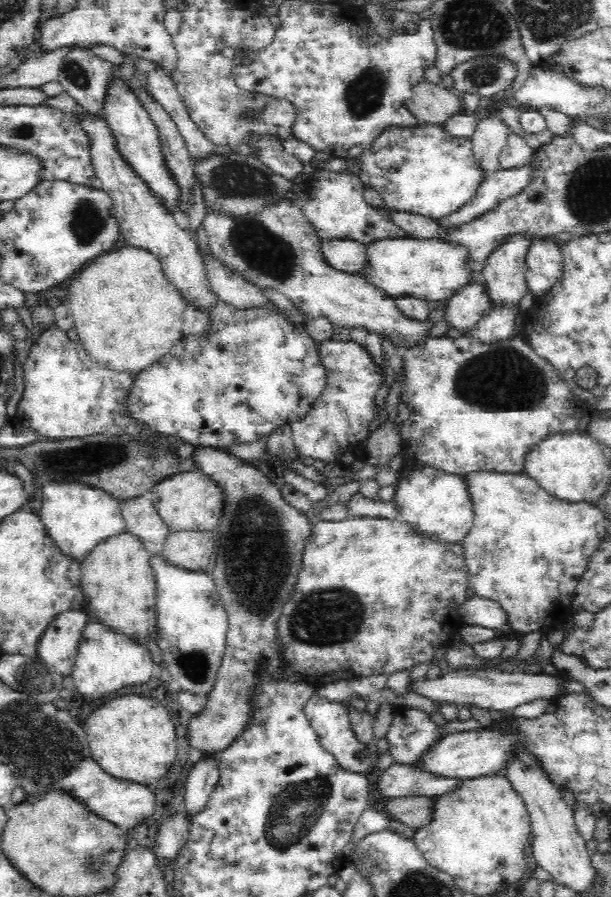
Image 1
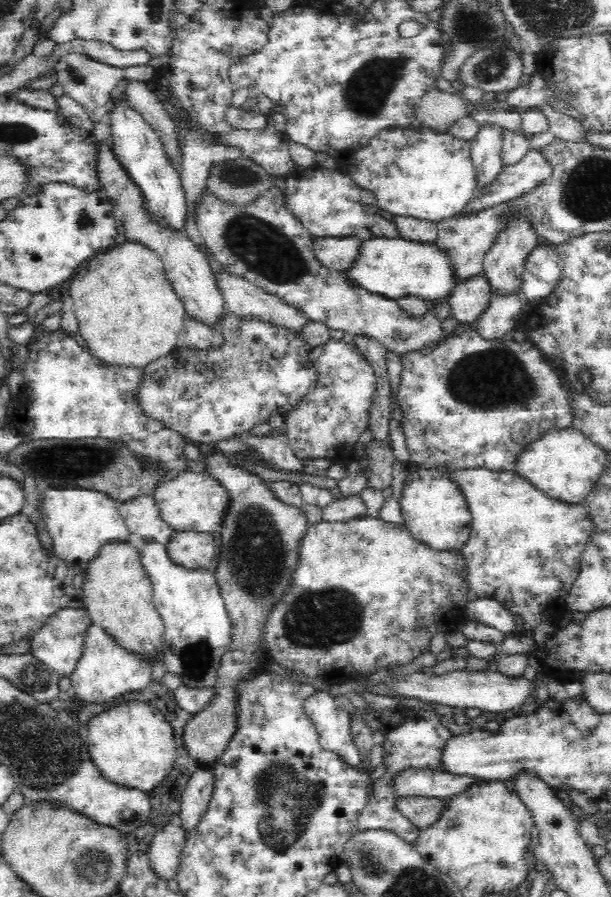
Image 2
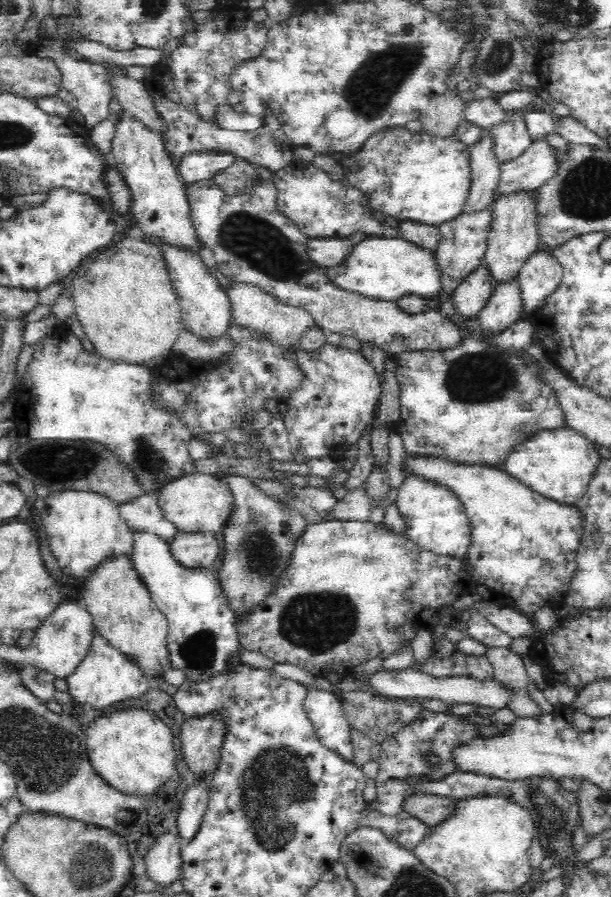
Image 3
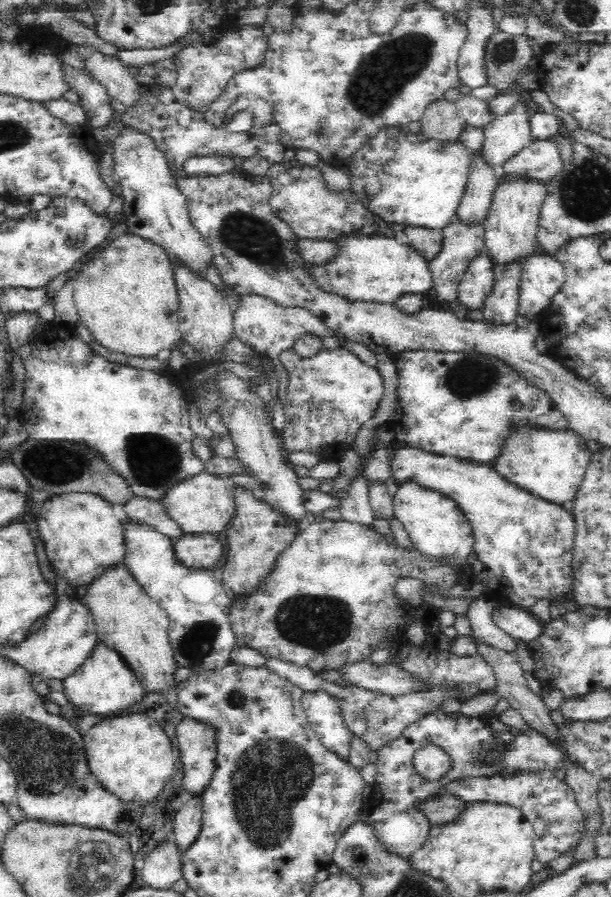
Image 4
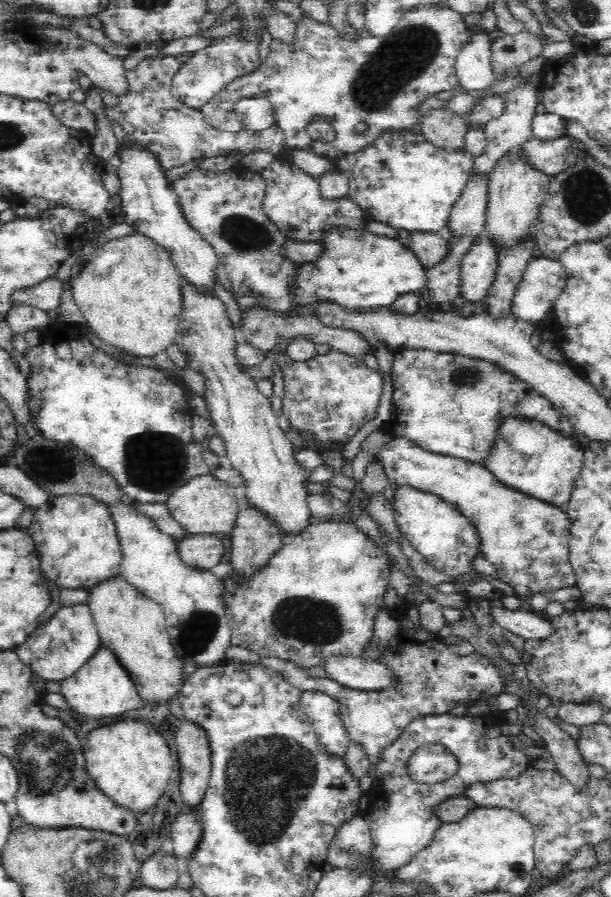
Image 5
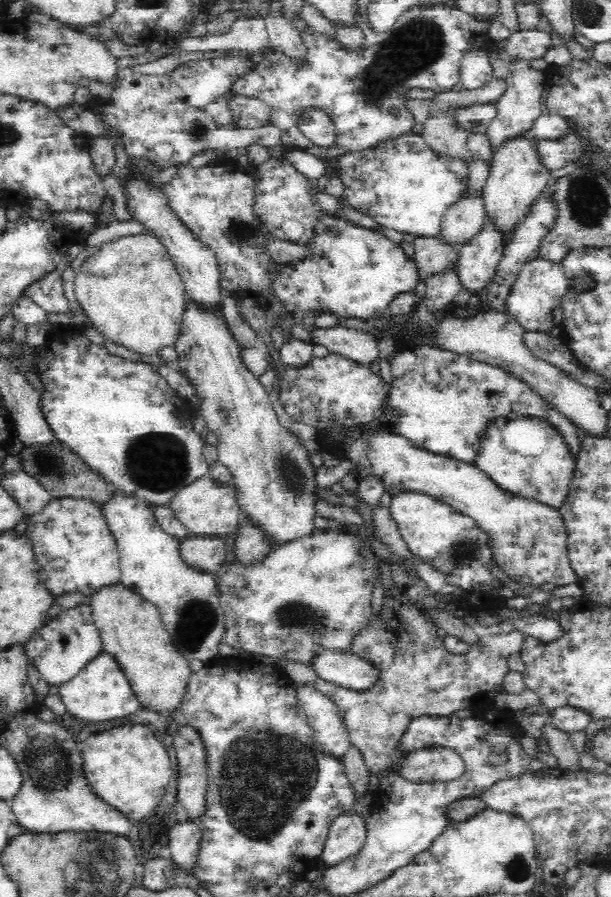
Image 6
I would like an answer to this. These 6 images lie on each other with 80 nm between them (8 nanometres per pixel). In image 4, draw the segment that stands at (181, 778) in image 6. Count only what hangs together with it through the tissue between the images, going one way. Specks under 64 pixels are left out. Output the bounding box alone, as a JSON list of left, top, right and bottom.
[176,718,215,798]

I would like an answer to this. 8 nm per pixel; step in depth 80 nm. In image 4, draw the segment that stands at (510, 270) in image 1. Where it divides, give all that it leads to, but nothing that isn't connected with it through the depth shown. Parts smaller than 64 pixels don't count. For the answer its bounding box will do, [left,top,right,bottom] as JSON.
[483,173,547,266]

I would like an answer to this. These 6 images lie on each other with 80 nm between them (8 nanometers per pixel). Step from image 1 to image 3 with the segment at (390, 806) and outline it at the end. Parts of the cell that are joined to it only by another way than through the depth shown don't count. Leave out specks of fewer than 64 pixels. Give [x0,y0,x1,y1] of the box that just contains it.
[404,794,456,827]

